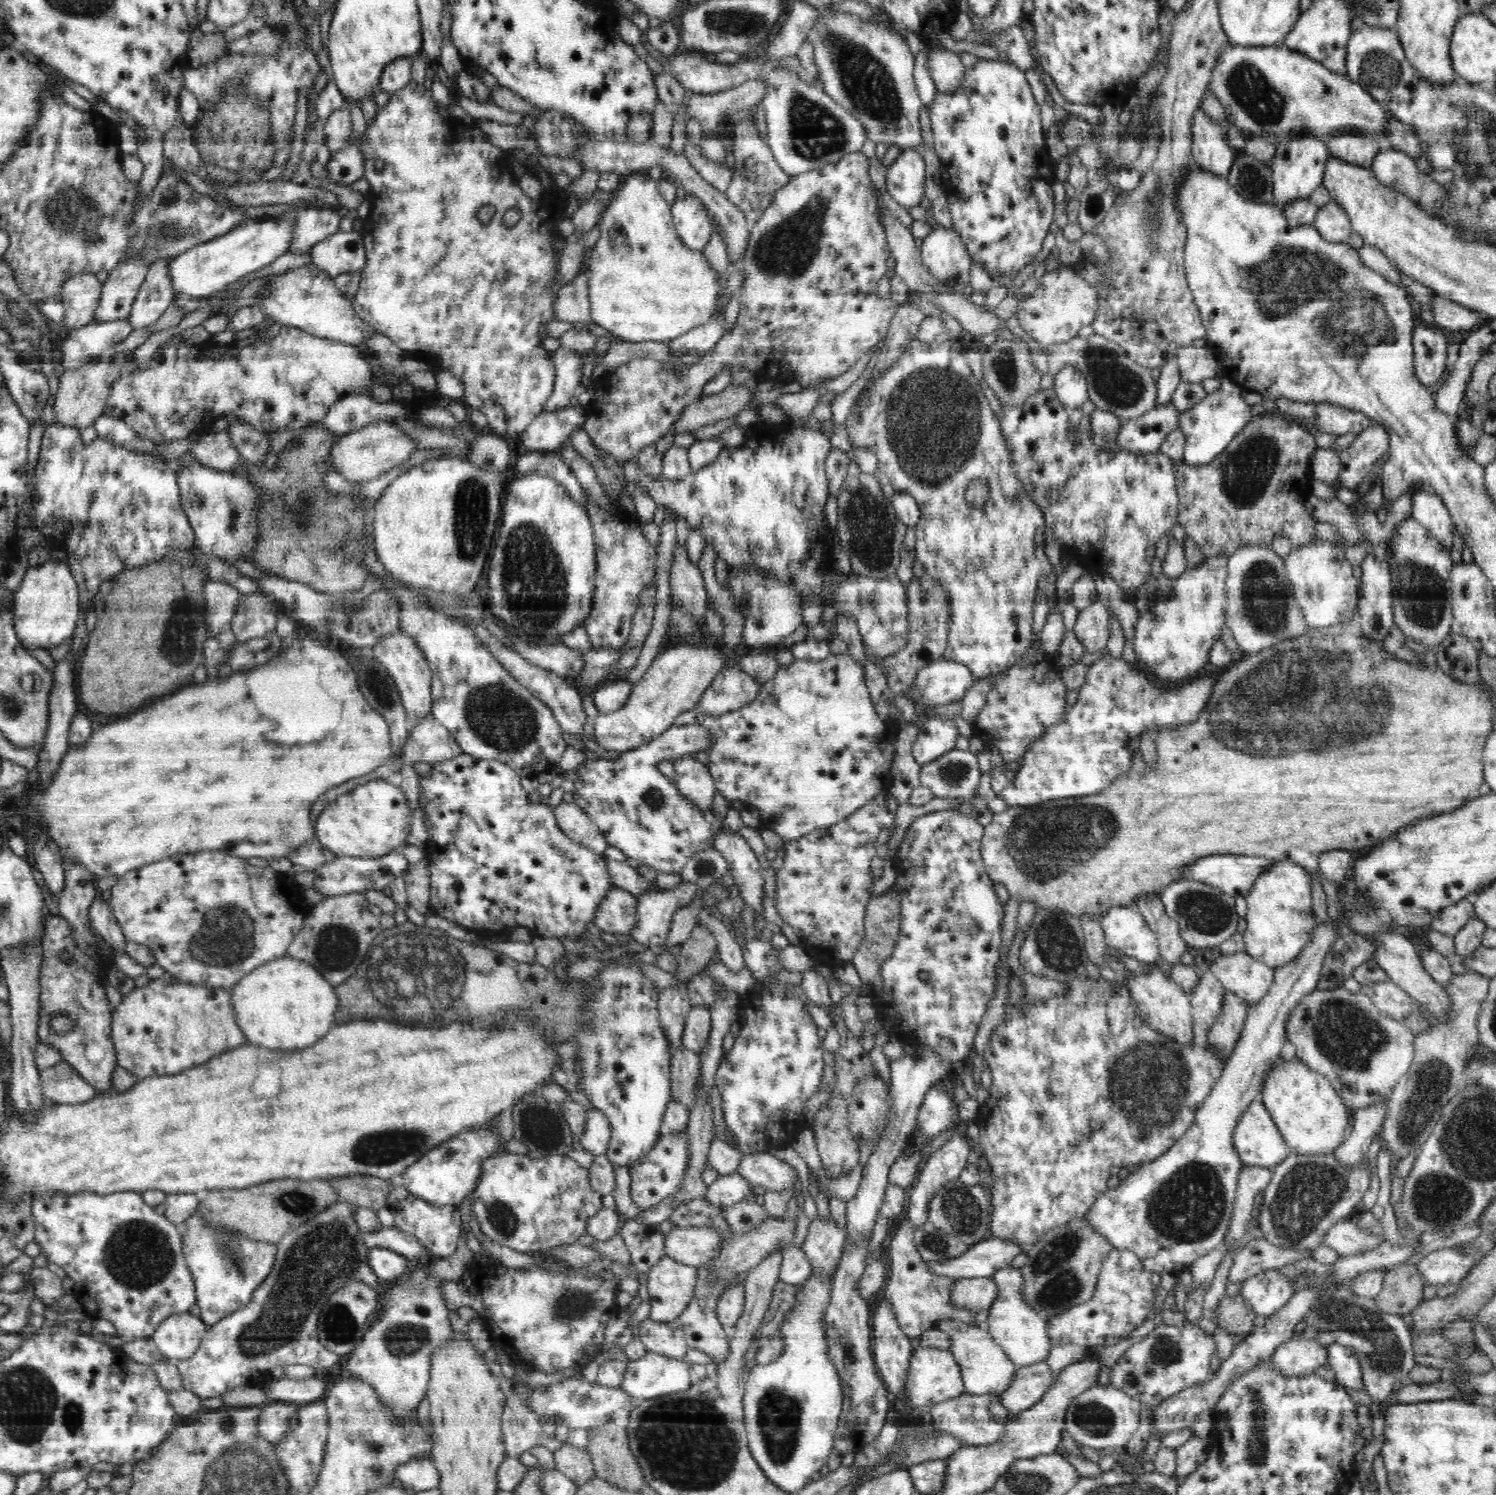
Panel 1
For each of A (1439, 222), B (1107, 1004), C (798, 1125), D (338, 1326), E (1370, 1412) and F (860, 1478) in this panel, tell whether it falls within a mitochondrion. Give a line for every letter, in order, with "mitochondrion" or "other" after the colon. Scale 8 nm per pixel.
A: other
B: other
C: other
D: mitochondrion
E: other
F: other

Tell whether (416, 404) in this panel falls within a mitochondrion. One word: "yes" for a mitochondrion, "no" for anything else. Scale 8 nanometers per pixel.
no

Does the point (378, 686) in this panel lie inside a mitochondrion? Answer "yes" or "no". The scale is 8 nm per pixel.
yes

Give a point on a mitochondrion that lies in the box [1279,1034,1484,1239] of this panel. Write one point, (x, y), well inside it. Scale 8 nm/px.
(1434, 1078)

